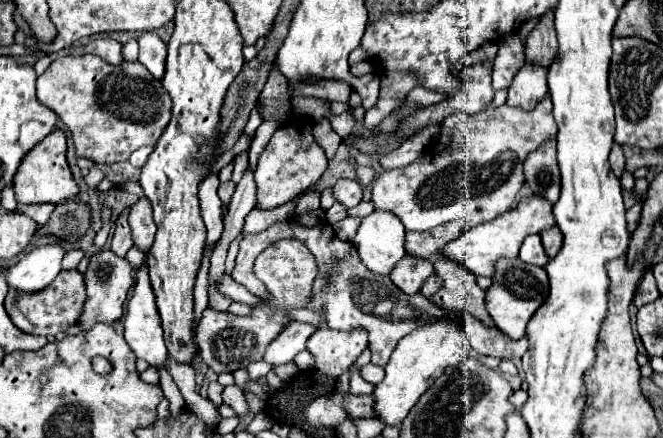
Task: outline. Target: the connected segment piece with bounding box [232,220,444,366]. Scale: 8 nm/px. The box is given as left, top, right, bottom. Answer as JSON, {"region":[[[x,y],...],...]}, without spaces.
{"region":[[[282,220],[282,222],[268,226],[264,232],[246,234],[240,240],[240,250],[236,256],[236,266],[232,270],[232,278],[236,282],[240,282],[242,286],[246,286],[258,298],[266,300],[270,294],[268,294],[266,286],[254,276],[254,270],[252,270],[254,260],[264,248],[268,248],[272,242],[276,242],[280,238],[296,238],[296,240],[304,242],[308,246],[308,250],[314,254],[318,268],[322,272],[322,276],[318,276],[314,280],[312,296],[310,296],[312,300],[308,302],[306,308],[320,312],[328,328],[348,330],[348,328],[360,326],[360,328],[368,330],[368,348],[372,350],[372,364],[376,364],[376,366],[388,364],[388,358],[394,352],[400,338],[410,334],[414,328],[424,324],[428,318],[444,316],[444,310],[434,306],[428,298],[424,298],[420,294],[404,294],[396,284],[392,284],[390,276],[370,272],[362,264],[356,248],[350,242],[340,240],[336,236],[334,228],[326,220],[322,220],[316,226],[304,226],[300,222]]]}

